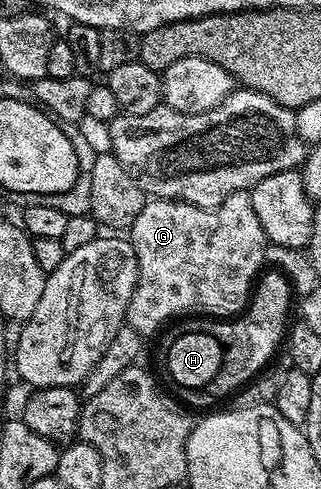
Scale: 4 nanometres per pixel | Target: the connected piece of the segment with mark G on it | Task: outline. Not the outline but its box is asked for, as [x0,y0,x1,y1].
[125,192,267,338]

